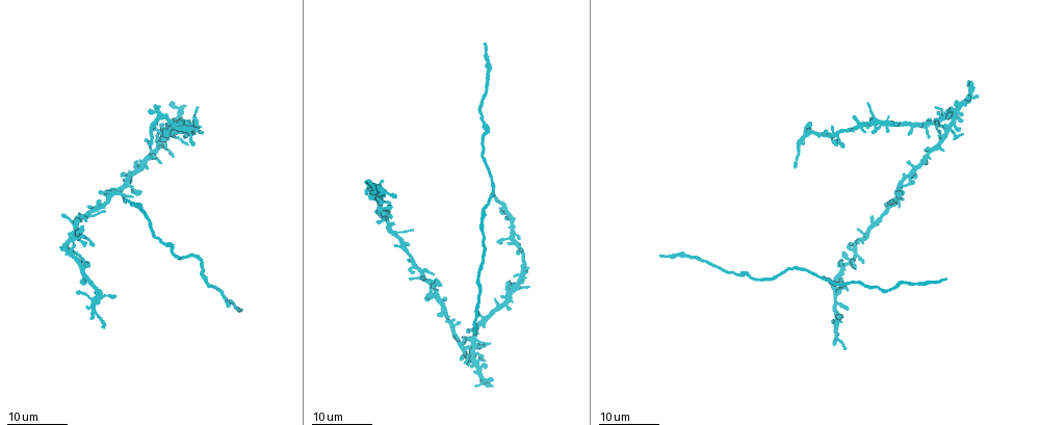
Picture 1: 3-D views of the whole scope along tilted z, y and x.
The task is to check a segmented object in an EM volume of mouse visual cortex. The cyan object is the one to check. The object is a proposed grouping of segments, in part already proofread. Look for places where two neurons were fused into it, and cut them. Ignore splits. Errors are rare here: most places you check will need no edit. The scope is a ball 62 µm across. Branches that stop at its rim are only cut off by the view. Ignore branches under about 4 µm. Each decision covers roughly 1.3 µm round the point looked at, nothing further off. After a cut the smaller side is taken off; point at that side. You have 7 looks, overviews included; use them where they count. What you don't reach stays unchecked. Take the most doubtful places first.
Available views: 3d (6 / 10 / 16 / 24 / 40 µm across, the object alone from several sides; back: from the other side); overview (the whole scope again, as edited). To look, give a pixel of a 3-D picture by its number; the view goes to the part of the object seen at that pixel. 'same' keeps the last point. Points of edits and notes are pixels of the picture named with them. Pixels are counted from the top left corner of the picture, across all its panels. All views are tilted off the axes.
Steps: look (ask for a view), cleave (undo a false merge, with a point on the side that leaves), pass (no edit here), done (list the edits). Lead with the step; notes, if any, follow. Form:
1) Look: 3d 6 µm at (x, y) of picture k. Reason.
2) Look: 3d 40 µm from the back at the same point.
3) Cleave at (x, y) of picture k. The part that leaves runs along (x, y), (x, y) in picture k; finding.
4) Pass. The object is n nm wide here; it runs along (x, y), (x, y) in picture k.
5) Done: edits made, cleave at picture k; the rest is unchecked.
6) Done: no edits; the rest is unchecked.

Look: 3d 24 µm at (101, 295) of picture 1.

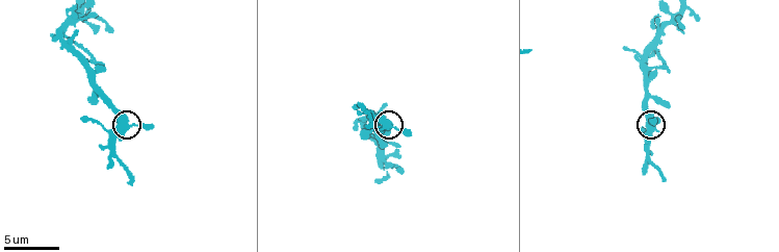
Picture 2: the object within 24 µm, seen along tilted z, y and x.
Look: 3d 10 µm at (129, 127) of picture 2.

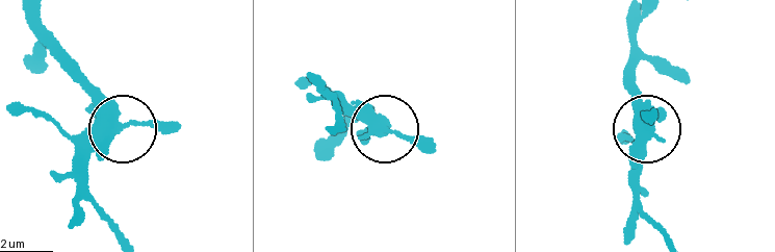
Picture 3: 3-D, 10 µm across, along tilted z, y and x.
Pass. It runs along (25, 17), (113, 131), (73, 166) in picture 3; all the same neuron.

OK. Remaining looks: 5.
Look: 3d 10 µm at (679, 13) of picture 2. Four arms meet.

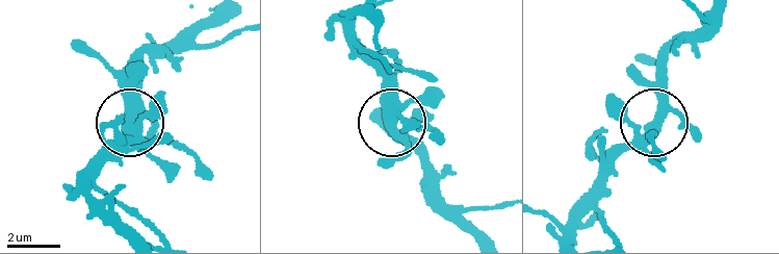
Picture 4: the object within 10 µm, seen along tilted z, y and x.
Pass. The object is 360 nm wide here; it runs along (649, 127), (607, 171) in picture 4; all the same neuron.

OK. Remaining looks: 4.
Look: 3d 16 µm at (430, 283) of picture 1. Thin arm on a thick one.

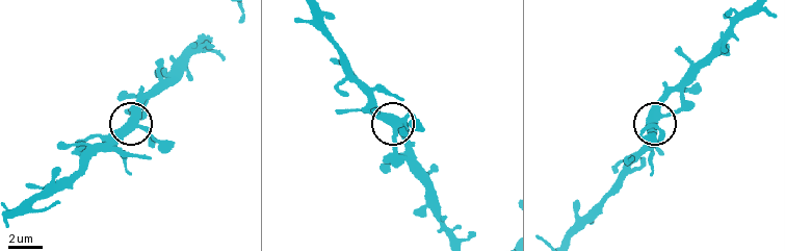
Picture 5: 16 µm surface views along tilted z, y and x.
Look: 3d 6 µm at (134, 121) of picture 5. Zoom in.

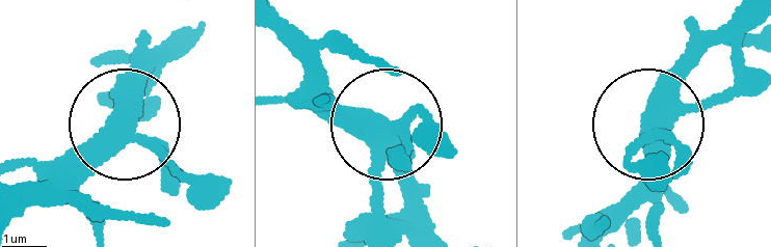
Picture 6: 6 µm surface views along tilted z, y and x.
Pass. The object is 430 nm wide here; it runs along (281, 39), (346, 109), (396, 126), (422, 112), (433, 126) in picture 6; one neuron here.

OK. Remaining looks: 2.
Look: 3d 24 µm at (499, 203) of picture 1. Sudden change in width.

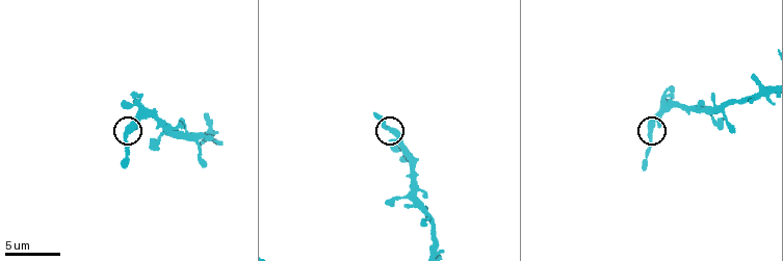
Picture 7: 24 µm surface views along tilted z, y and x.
Look: 3d 6 µm at (127, 131) of picture 7.

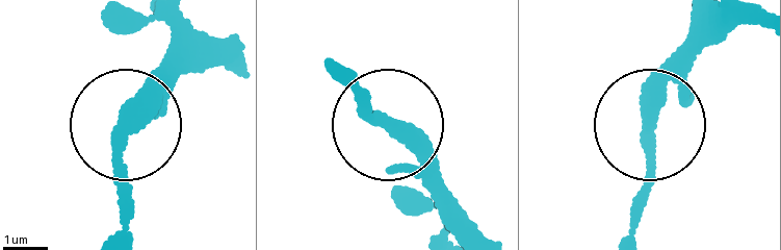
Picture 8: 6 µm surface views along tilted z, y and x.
Pass. The object is 360 nm wide here; it runs along (477, 239), (416, 154), (340, 80) in picture 8; all the same neuron.

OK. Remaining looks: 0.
Done: no edits; the rest is unchecked.

